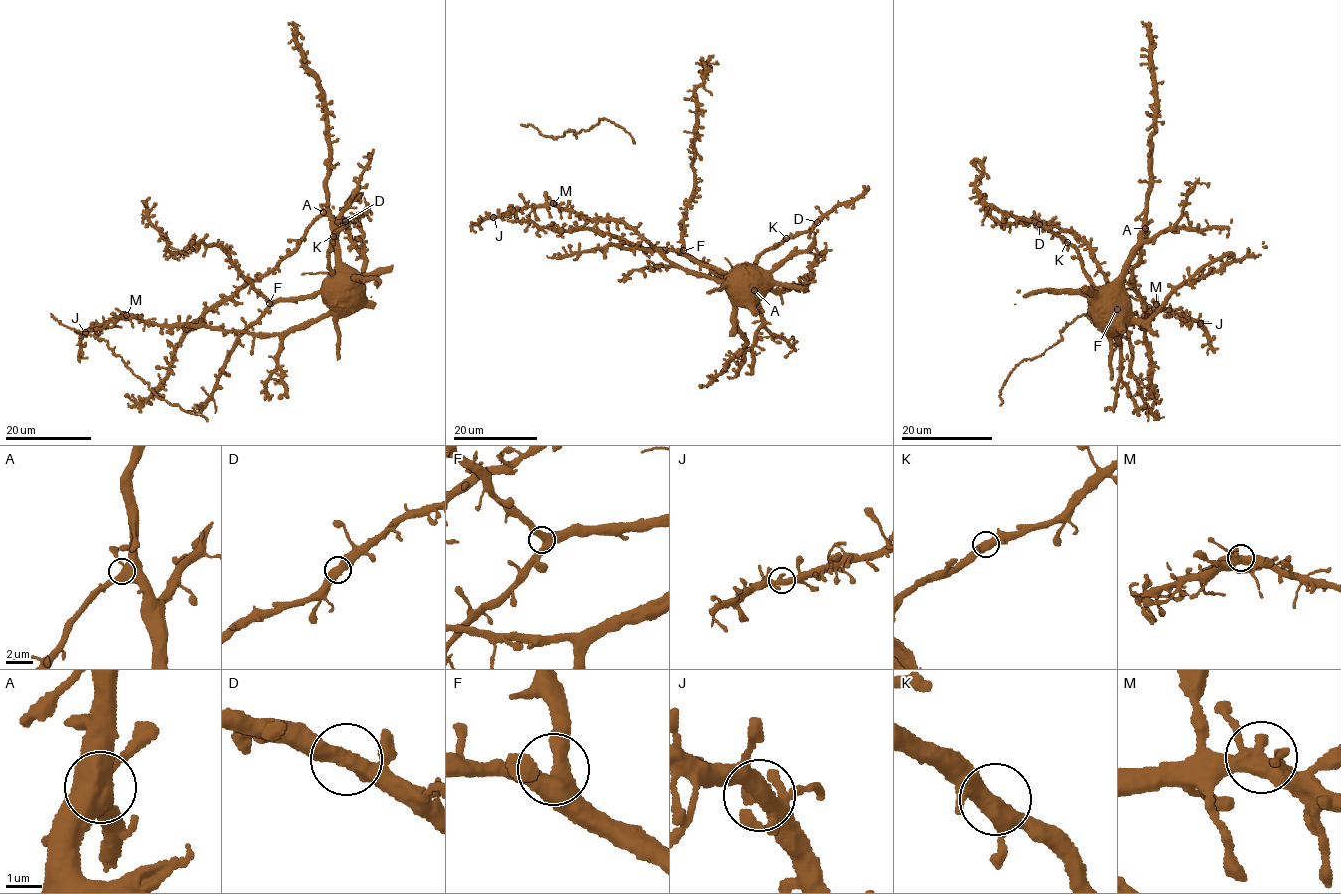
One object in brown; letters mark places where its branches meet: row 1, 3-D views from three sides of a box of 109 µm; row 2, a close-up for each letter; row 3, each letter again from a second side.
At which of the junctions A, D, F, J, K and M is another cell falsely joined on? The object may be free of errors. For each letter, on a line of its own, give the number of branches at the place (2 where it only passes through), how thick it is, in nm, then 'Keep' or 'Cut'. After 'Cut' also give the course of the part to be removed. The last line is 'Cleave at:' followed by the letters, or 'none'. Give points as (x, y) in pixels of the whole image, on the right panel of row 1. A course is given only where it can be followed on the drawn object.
A: Branches: 3. Thickness 480 nm. Keep
D: Branches: 3. Thickness 440 nm. Keep
F: Branches: 3. Thickness 440 nm. Keep
J: Branches: 3. Thickness 400 nm. Keep
K: Branches: 3. Thickness 420 nm. Keep
M: Branches: 3. Thickness 400 nm. Keep
Cleave at: none

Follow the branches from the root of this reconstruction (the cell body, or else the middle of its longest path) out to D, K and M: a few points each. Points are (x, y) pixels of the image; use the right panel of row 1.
D: (1100, 298), (1101, 290), (1085, 272), (1079, 251), (1039, 224)
K: (1100, 298), (1101, 290), (1085, 272), (1078, 249), (1067, 242)
M: (1100, 298), (1105, 319), (1120, 344), (1122, 323), (1146, 317), (1156, 304)

